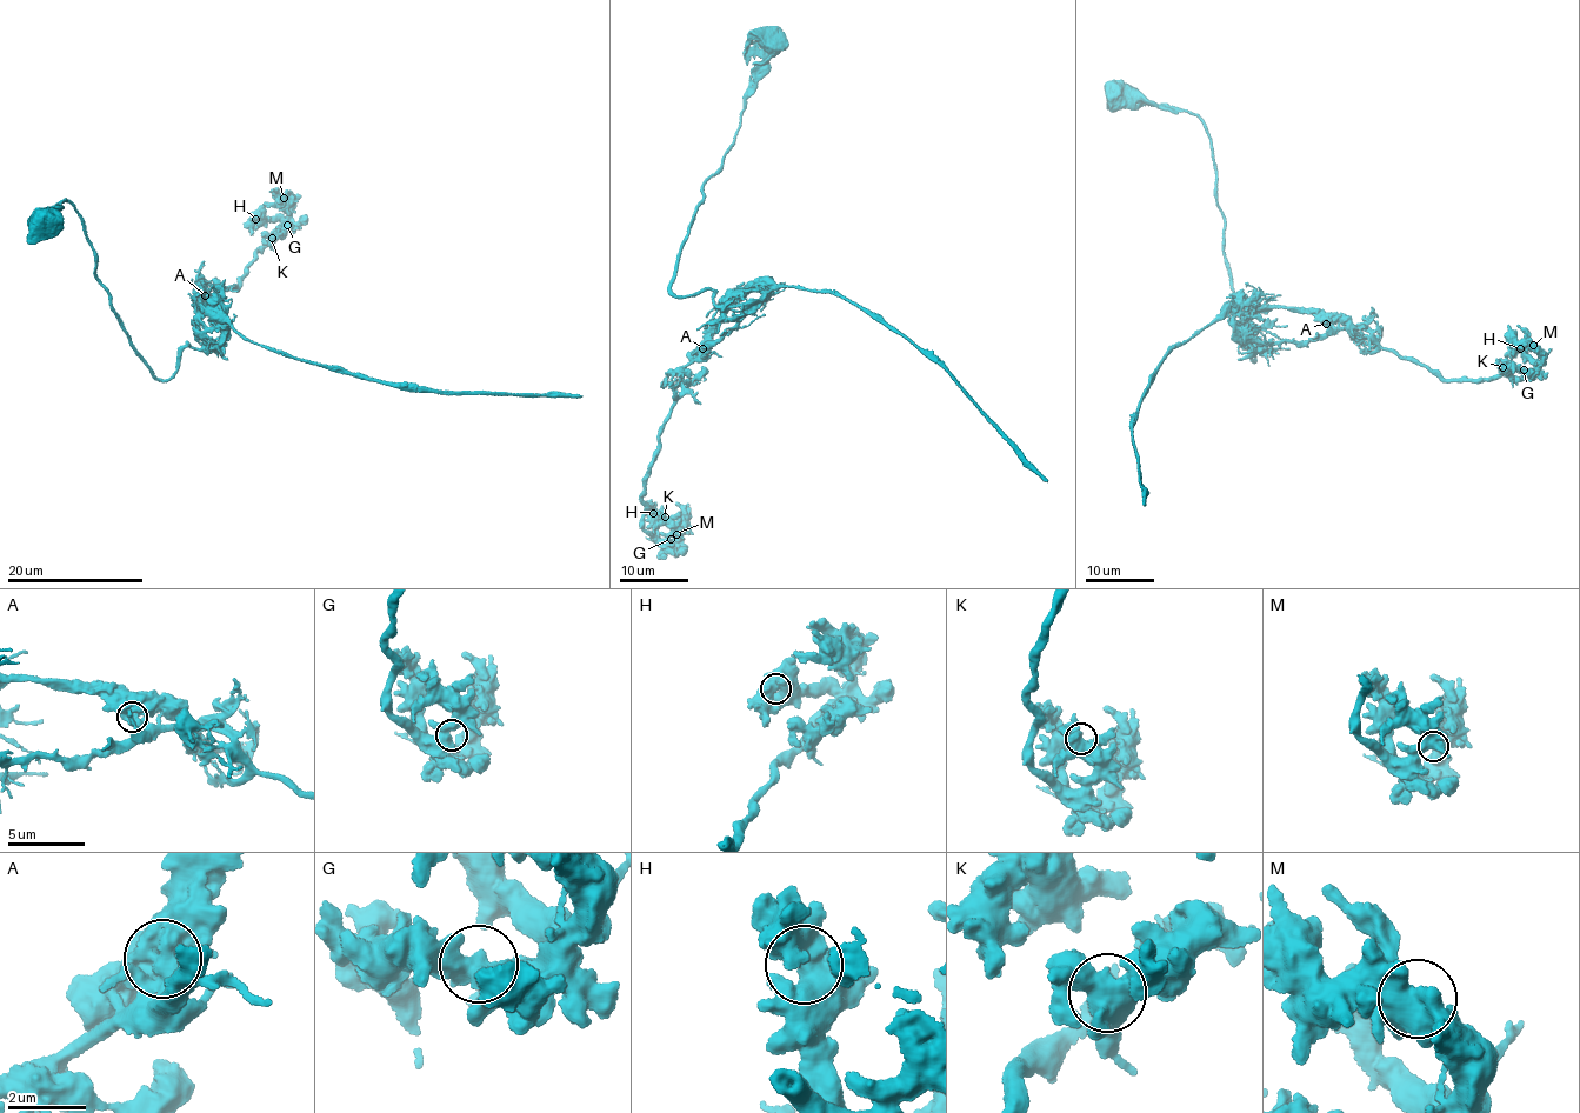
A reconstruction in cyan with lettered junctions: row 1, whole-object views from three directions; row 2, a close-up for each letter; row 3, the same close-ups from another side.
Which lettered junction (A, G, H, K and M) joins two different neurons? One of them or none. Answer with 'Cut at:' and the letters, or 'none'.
Cut at: A

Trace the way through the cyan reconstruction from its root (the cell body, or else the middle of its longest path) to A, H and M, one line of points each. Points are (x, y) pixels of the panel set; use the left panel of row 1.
A: (47, 222), (72, 204), (110, 310), (160, 379), (180, 351), (204, 345), (205, 297)
H: (47, 222), (72, 204), (165, 380), (222, 338), (202, 290), (241, 284), (280, 224), (255, 219)
M: (47, 222), (72, 204), (110, 310), (167, 379), (187, 345), (222, 338), (202, 290), (241, 284), (284, 198)

